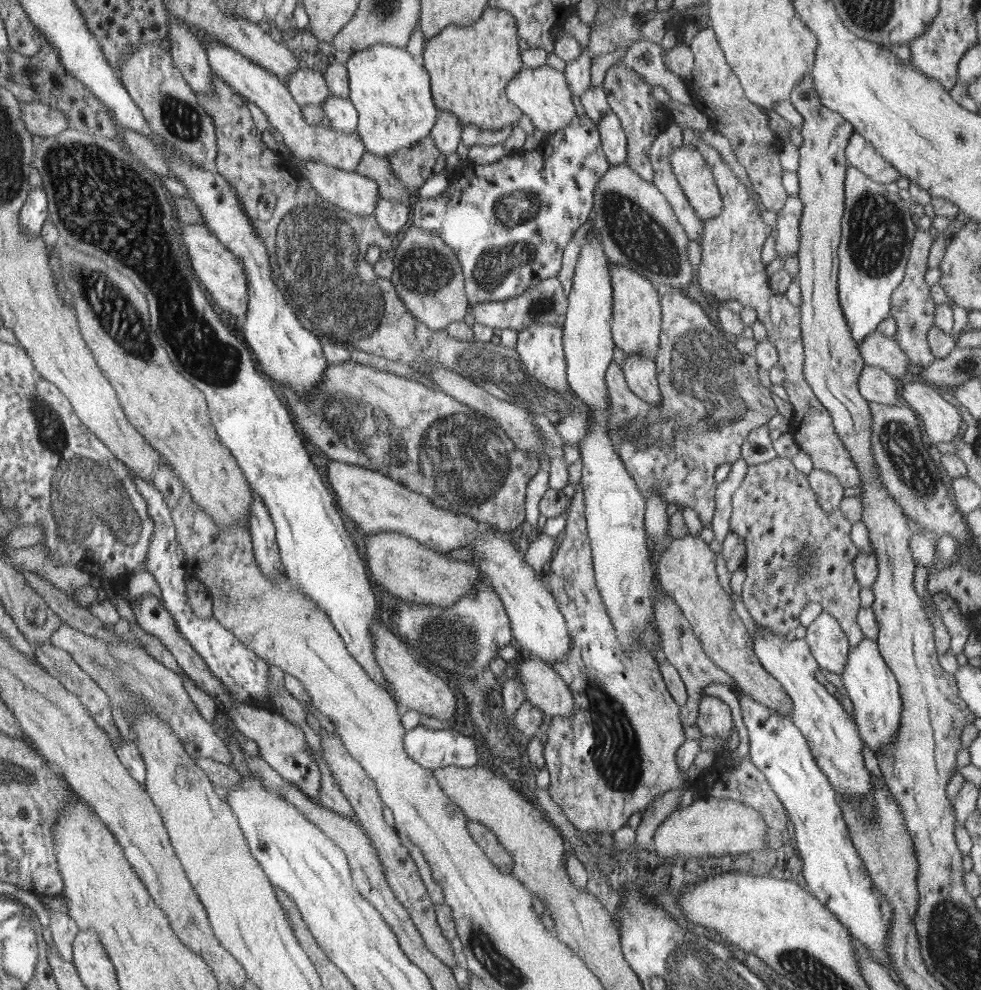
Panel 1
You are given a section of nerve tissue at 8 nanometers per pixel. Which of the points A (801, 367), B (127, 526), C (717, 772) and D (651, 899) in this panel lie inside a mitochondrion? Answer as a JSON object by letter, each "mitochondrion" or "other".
{"A":"other","B":"mitochondrion","C":"other","D":"other"}

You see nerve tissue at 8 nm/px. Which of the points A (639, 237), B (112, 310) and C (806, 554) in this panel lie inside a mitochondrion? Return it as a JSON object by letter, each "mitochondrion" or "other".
{"A":"mitochondrion","B":"mitochondrion","C":"mitochondrion"}

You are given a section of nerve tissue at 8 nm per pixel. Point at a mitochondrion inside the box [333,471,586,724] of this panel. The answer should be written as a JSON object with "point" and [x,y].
{"point":[445,635]}

